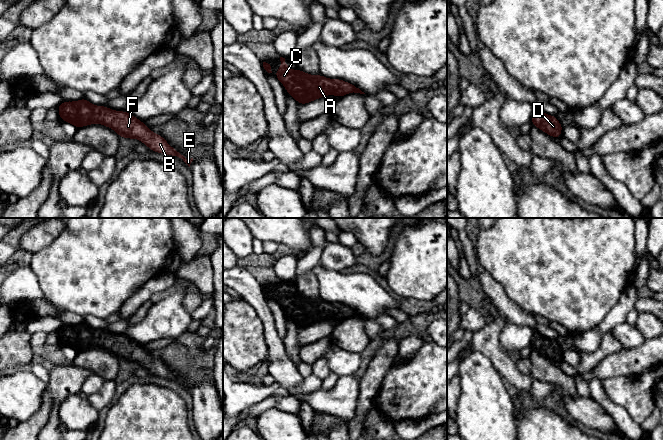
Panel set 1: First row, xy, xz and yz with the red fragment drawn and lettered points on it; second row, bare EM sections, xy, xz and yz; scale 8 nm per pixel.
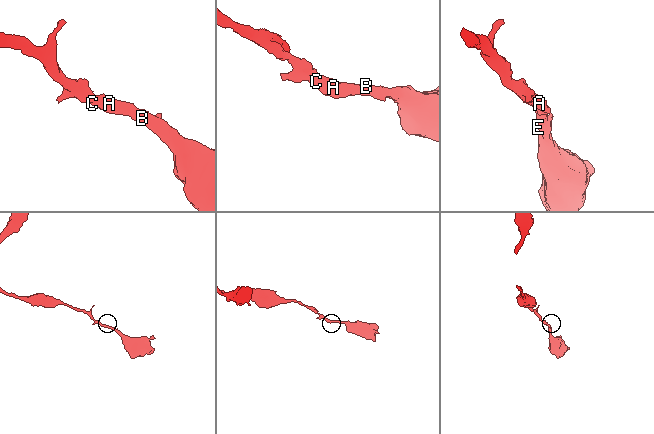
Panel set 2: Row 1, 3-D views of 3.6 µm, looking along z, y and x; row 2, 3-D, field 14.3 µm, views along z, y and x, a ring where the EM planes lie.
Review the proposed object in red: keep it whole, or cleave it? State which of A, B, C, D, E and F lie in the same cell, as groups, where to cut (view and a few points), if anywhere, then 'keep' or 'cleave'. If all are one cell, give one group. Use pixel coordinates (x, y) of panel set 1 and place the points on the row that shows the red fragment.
groups A B C D E F; cut none; keep

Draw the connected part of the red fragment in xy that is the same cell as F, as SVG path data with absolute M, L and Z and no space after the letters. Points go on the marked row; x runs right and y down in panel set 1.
M85 98L79 101L64 101L57 107L61 120L73 124L77 129L90 124L98 124L113 129L124 139L139 139L151 151L176 156L189 167L193 158L187 159L171 147L159 134L153 133L142 121L125 111L110 110L107 106L96 106Z

